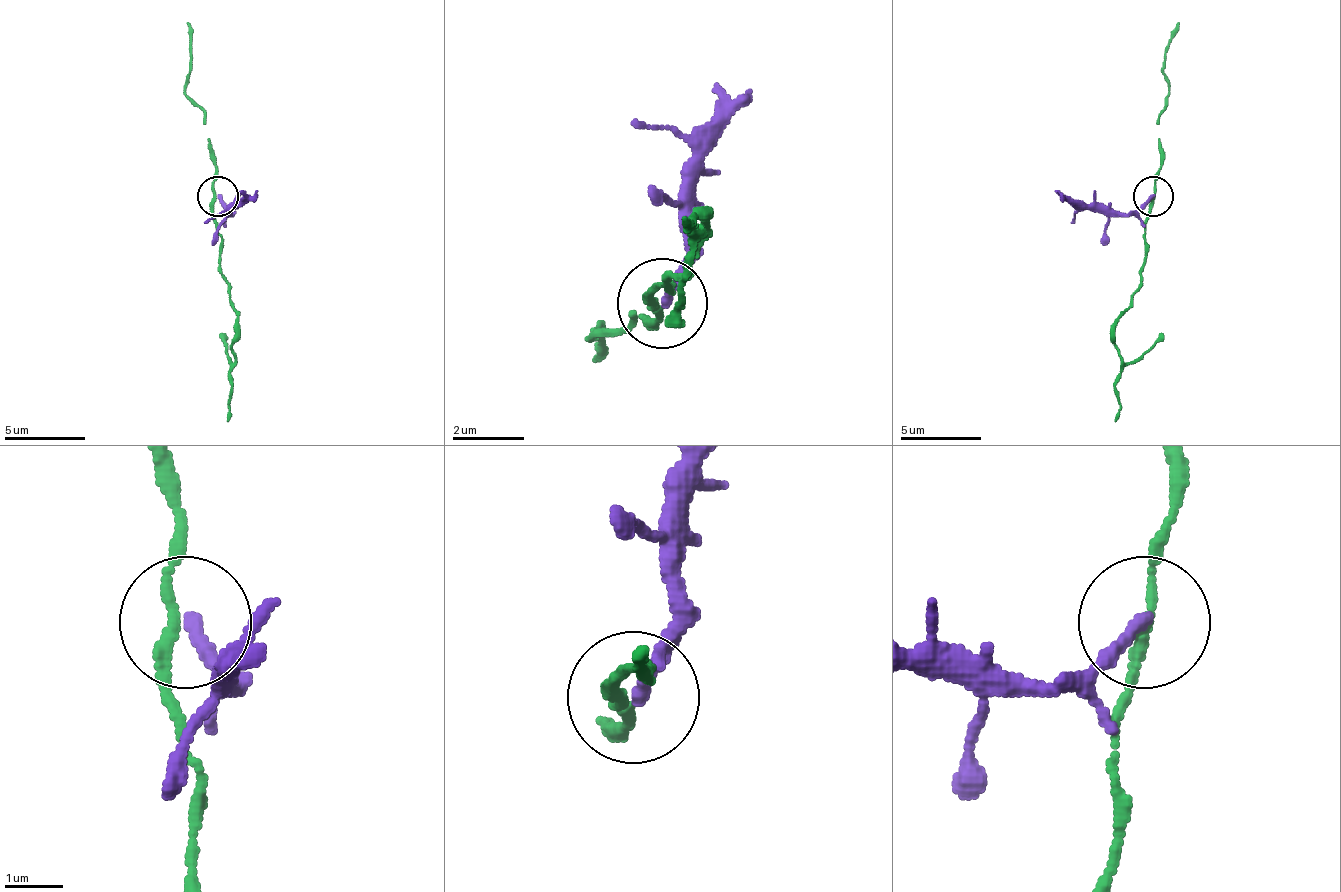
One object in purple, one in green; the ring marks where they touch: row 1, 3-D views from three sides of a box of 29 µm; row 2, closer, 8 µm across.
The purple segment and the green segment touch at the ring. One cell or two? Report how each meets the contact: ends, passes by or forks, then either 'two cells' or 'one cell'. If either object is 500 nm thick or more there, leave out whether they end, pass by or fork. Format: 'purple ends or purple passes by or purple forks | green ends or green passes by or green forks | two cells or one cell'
purple ends | green passes by | two cells

